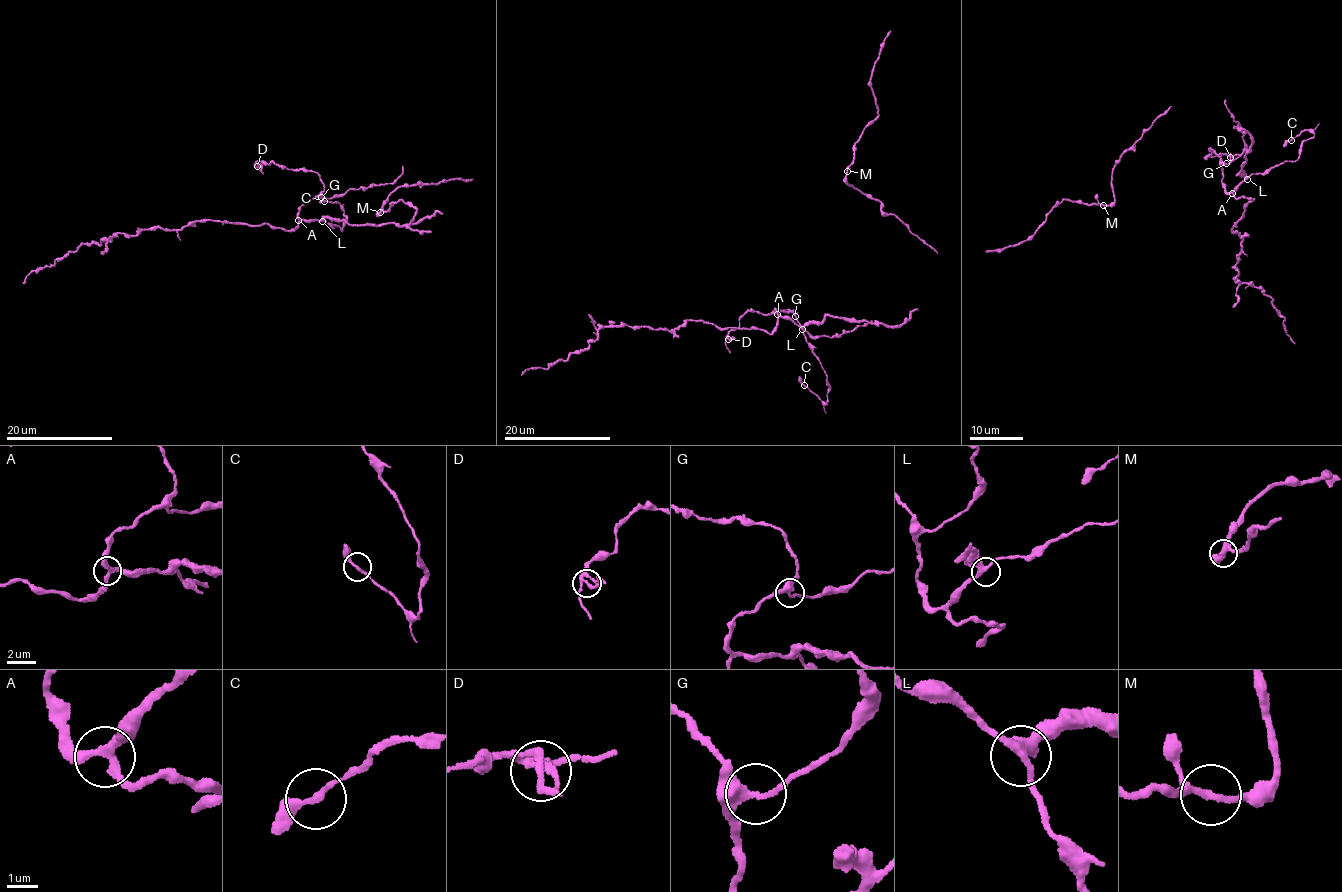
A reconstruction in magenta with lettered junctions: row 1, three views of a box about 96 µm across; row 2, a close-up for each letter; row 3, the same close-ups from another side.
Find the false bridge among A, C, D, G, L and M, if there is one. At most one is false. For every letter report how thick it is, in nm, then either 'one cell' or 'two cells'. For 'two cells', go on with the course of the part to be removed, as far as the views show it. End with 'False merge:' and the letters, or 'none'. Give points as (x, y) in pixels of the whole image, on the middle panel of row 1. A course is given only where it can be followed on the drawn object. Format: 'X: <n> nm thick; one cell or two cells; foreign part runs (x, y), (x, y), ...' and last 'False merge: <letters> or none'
A: 260 nm thick; one cell
C: 220 nm thick; one cell
D: 170 nm thick; one cell
G: 280 nm thick; one cell
L: 320 nm thick; one cell
M: 170 nm thick; one cell
False merge: none

